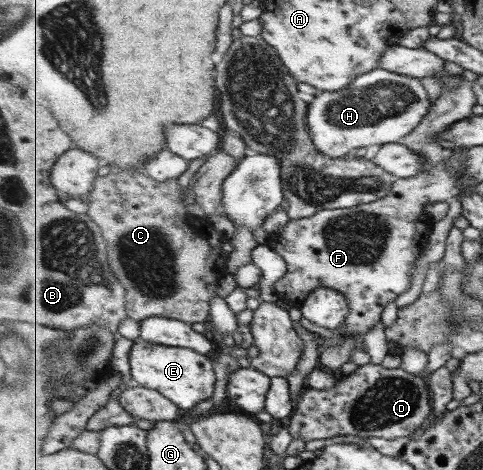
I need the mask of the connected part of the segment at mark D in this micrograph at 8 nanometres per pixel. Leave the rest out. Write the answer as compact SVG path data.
M384 364L357 368L343 377L333 389L308 388L291 416L291 436L304 443L341 435L359 438L397 440L411 436L434 415L433 393L428 380L406 369L385 369Z

